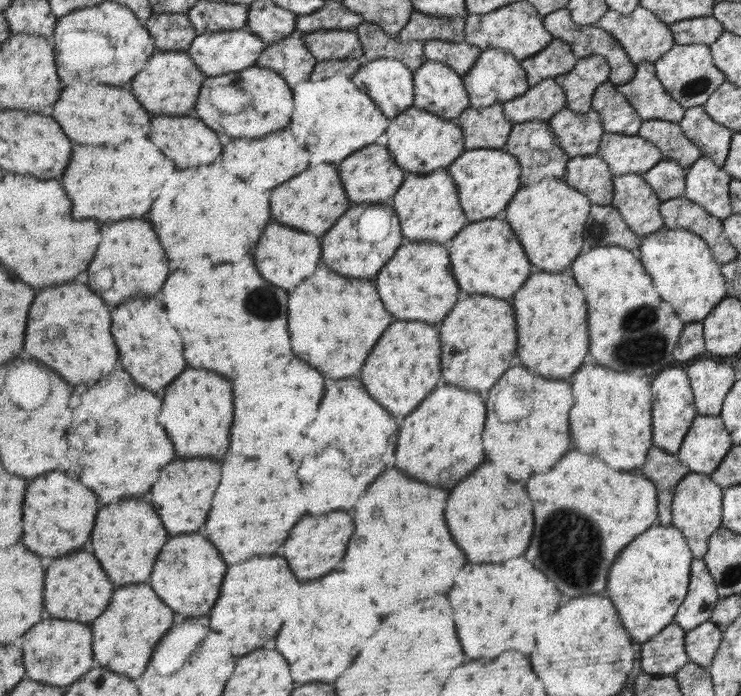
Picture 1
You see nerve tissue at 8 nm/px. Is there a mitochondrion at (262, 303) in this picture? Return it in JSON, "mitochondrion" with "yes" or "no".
{"mitochondrion":"yes"}

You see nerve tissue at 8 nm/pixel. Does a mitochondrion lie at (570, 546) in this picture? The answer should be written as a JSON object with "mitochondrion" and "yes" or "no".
{"mitochondrion":"yes"}

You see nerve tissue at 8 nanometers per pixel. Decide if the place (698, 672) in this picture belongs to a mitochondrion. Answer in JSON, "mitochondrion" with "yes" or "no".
{"mitochondrion":"no"}

